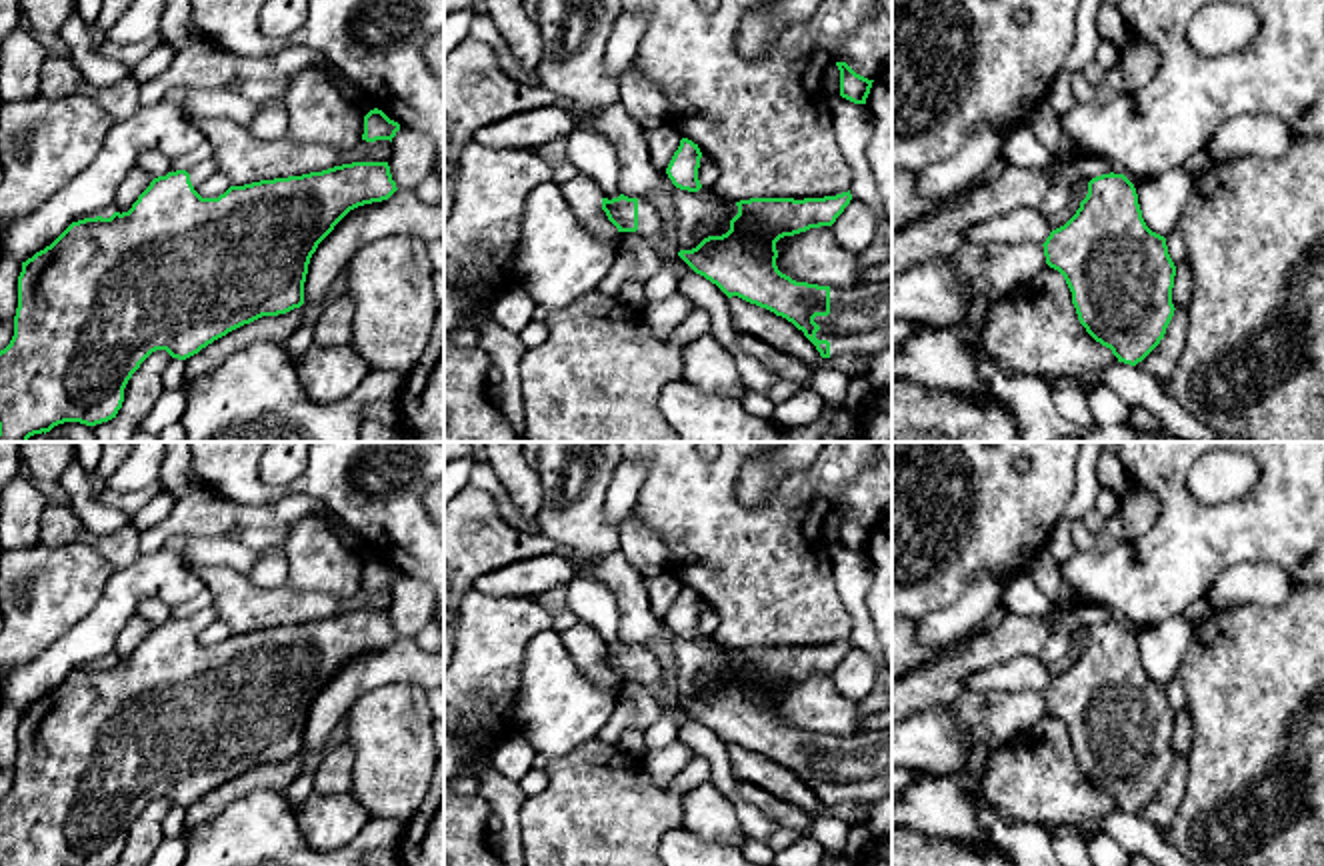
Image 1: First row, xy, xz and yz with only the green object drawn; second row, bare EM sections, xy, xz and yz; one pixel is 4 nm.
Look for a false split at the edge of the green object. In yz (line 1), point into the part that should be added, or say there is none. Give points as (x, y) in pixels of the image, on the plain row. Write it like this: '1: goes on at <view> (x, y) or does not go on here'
1: does not go on here

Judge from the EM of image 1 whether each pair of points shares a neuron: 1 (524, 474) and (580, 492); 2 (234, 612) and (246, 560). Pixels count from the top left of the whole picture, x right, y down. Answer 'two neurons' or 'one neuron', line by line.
1: two neurons
2: two neurons

